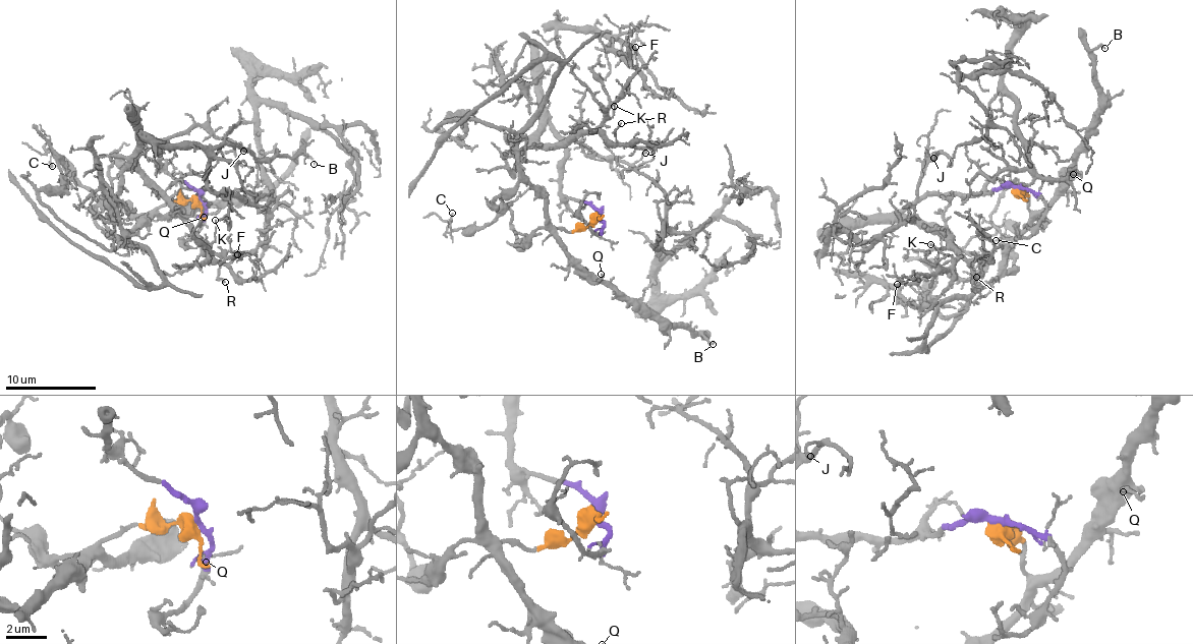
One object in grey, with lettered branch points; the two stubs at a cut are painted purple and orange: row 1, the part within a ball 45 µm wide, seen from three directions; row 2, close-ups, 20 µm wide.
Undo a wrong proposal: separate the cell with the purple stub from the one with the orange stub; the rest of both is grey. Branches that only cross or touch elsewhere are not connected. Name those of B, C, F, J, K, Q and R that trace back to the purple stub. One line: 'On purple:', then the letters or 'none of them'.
On purple: F, J, K, R

